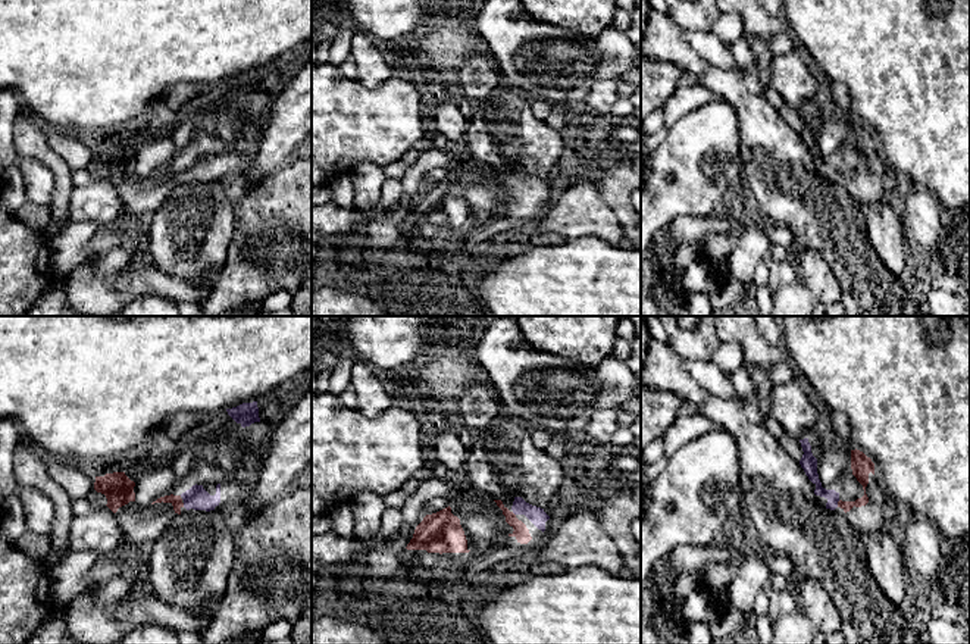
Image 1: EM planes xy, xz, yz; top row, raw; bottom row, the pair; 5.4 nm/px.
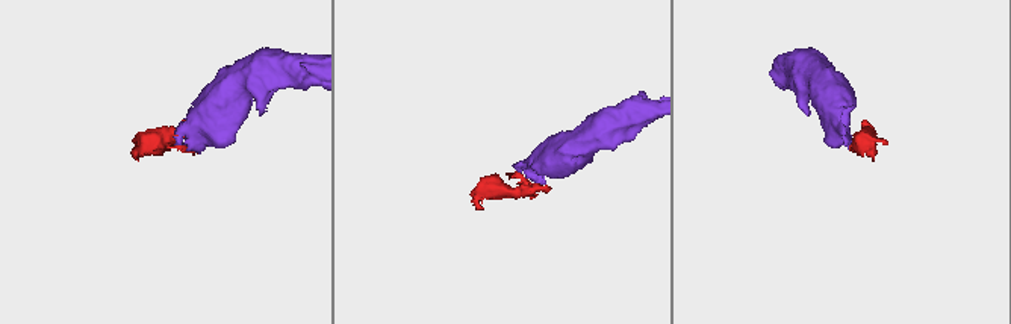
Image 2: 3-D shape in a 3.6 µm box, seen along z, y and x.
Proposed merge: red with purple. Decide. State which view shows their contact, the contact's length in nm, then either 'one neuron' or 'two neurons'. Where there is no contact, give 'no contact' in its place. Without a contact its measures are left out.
contact in yz; length 40 nm; one neuron

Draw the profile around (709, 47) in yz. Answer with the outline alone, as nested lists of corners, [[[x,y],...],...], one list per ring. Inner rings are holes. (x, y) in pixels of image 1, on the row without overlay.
[[[685,31],[685,34],[703,60],[726,69],[738,68],[729,49],[711,31]]]

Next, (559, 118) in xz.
[[[554,103],[545,122],[551,128],[567,134],[570,131],[570,118],[572,116],[567,113],[564,104]]]

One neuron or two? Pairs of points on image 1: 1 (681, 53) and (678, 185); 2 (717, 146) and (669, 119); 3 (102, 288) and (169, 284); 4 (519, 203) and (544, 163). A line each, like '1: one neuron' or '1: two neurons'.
1: two neurons
2: two neurons
3: one neuron
4: two neurons

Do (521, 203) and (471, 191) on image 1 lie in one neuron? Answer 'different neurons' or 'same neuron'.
same neuron

